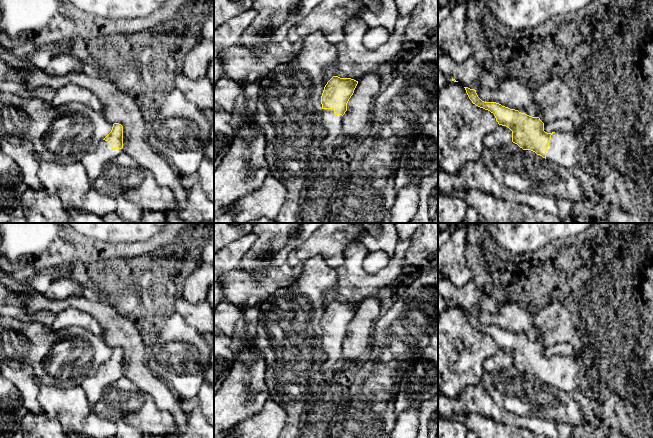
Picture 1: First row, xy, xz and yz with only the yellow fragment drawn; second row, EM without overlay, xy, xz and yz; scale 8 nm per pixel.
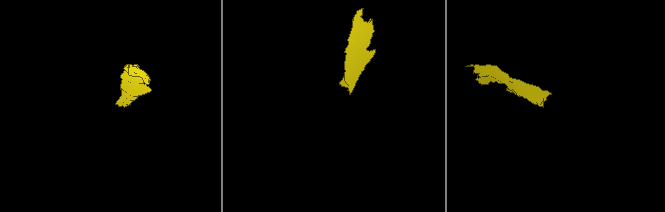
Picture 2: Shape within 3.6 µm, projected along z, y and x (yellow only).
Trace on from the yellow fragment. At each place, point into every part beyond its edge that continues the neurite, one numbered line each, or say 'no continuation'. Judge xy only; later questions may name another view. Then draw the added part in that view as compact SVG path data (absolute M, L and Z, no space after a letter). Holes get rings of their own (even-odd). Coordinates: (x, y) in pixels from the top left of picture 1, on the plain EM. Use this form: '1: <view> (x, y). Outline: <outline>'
1: xy (93, 385). Outline: M105 364L99 366L91 376L85 377L80 385L85 392L90 405L95 405L98 402L102 391L120 377L122 377L122 373L110 372L109 366Z

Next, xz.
1: xz (333, 347). Outline: M322 333L321 343L326 352L326 360L321 366L321 372L326 374L332 372L332 366L341 359L342 339L335 339L333 333Z

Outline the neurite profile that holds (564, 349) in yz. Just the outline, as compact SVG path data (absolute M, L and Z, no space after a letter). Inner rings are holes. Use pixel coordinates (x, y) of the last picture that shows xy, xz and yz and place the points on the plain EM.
M559 343L551 347L544 347L544 355L547 357L561 355L577 359L580 356L584 356L583 352L575 352L569 343Z

